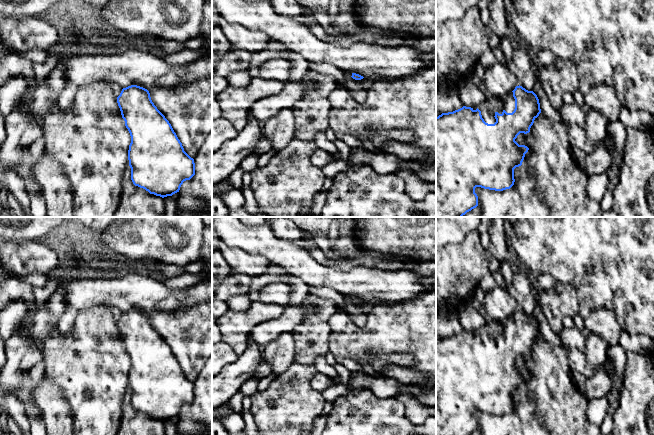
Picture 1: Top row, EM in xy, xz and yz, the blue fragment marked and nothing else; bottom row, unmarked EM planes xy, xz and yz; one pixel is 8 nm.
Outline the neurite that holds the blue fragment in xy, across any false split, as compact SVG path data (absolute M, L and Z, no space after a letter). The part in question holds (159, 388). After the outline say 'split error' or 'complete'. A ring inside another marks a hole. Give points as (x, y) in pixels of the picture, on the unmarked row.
M131 309L117 321L125 350L131 360L128 374L131 404L135 410L162 422L179 416L184 405L195 399L195 387L182 370L171 348L157 333L147 313Z | complete

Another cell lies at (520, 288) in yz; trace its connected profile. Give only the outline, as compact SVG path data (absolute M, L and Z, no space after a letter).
M524 270L514 274L506 290L517 301L517 310L520 309L528 315L533 314L536 300L532 294L532 284Z

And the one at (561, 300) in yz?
M556 281L548 290L539 290L538 303L553 332L563 329L563 319L579 312L578 290L571 284Z

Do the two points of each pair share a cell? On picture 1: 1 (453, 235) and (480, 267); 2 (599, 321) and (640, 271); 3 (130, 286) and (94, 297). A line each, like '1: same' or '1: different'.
1: different
2: different
3: same

